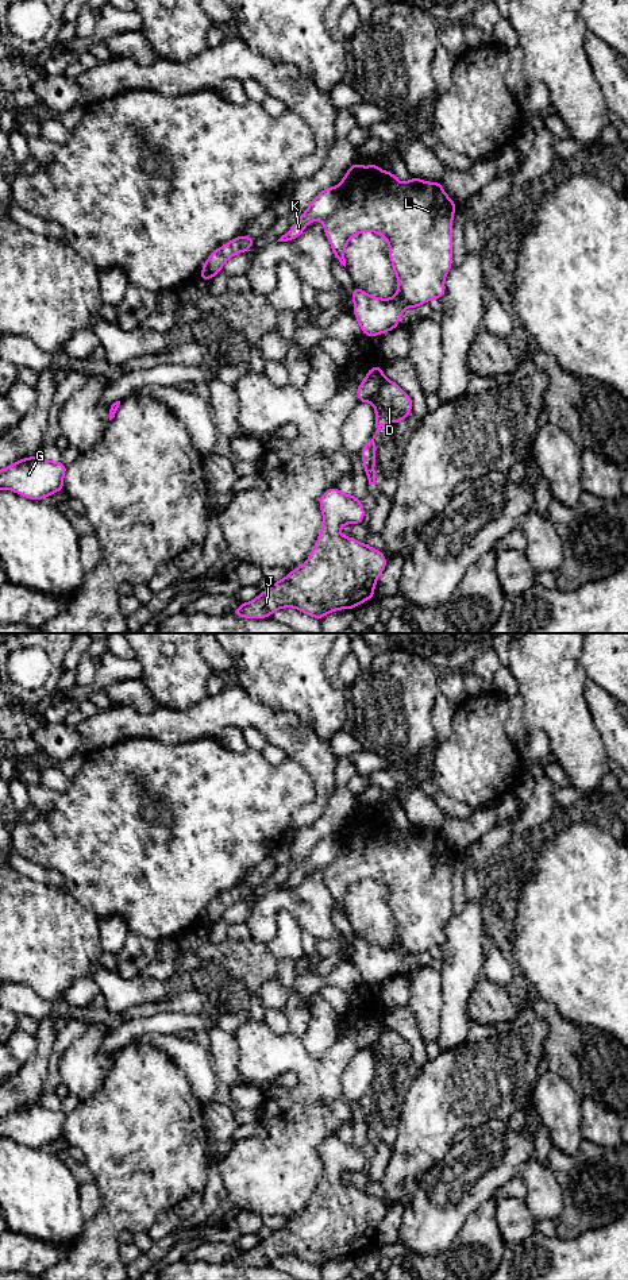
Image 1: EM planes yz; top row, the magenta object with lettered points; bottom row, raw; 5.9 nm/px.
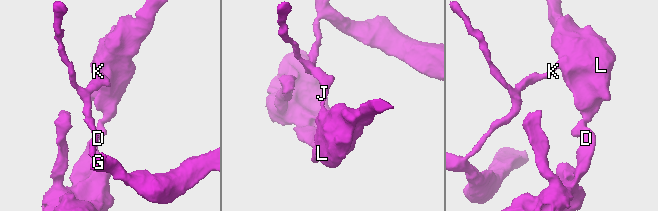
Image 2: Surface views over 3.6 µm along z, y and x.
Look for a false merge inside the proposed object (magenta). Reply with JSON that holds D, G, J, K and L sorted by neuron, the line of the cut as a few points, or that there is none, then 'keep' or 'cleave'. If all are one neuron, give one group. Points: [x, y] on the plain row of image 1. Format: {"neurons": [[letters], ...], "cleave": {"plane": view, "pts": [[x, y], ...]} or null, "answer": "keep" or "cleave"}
{"neurons": [["D", "J"], ["G", "K", "L"]], "cleave": {"plane": "yz", "pts": [[385, 1026], [373, 1051]]}, "answer": "cleave"}

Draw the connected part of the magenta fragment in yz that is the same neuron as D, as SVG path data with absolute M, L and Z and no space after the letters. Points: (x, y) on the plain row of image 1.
M385 1028L374 1050L375 1083L390 1069L397 1072L412 1060L412 1046L393 1029Z

